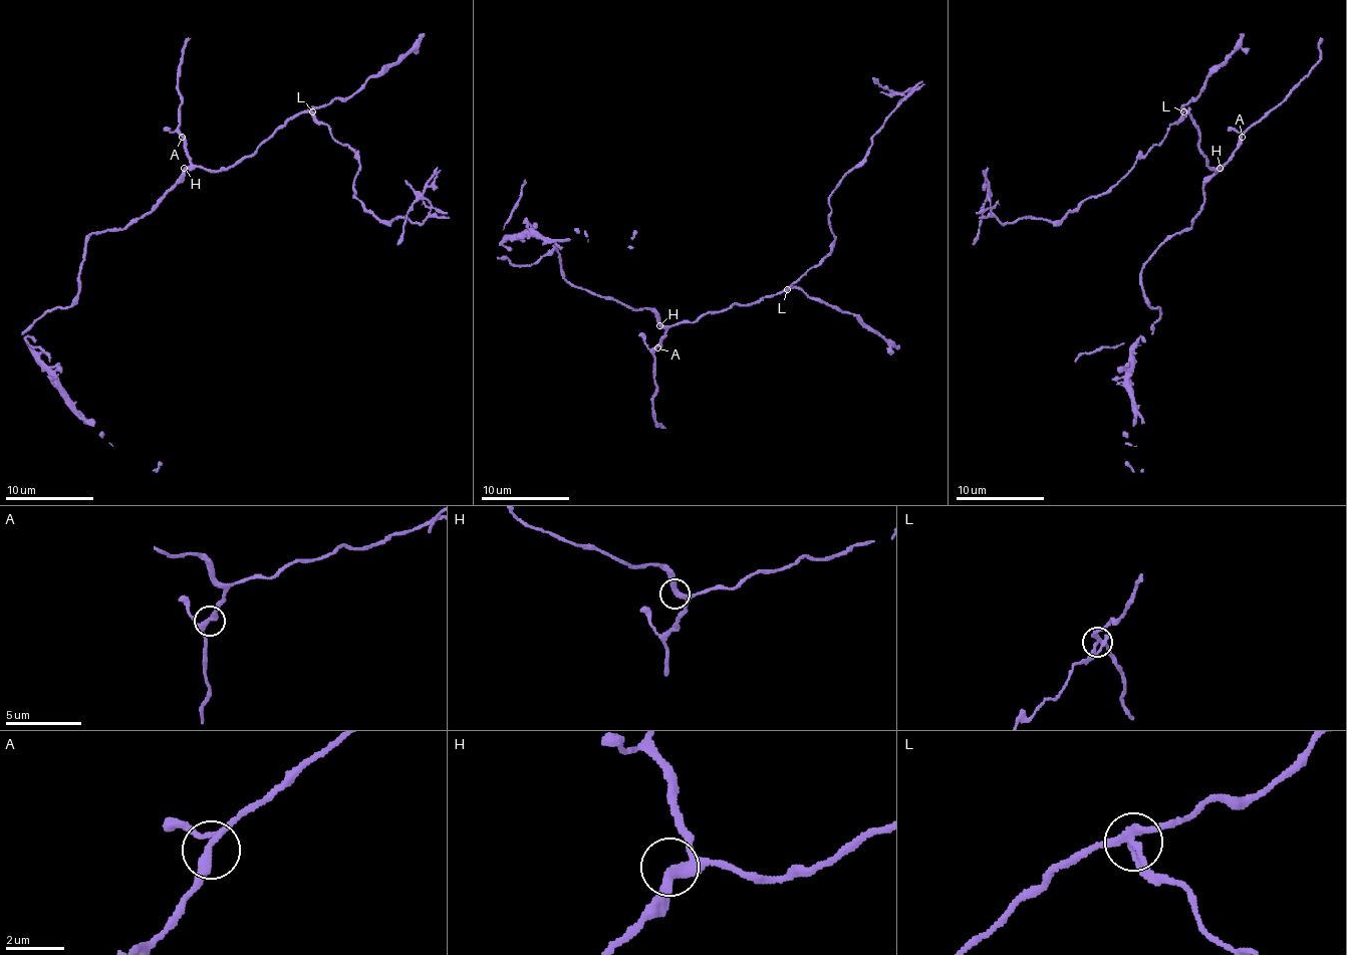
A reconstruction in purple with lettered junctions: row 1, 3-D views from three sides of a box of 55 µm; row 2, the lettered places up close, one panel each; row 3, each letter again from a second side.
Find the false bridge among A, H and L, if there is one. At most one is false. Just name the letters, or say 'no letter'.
L

